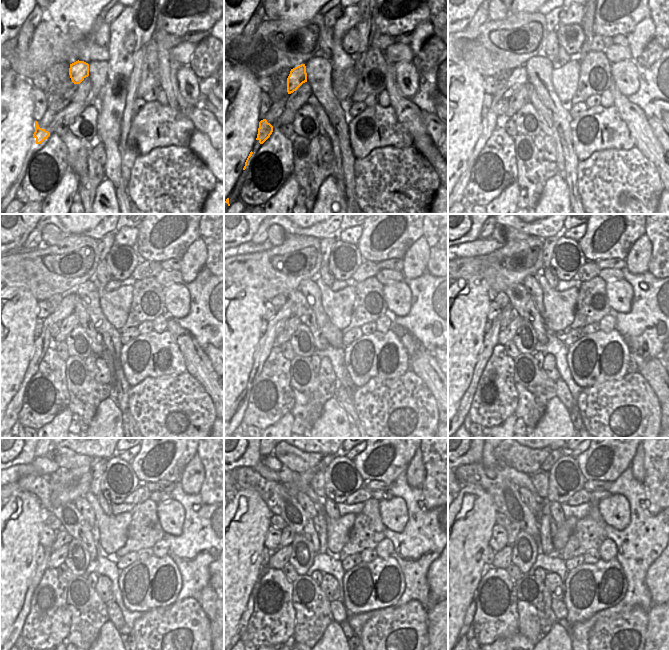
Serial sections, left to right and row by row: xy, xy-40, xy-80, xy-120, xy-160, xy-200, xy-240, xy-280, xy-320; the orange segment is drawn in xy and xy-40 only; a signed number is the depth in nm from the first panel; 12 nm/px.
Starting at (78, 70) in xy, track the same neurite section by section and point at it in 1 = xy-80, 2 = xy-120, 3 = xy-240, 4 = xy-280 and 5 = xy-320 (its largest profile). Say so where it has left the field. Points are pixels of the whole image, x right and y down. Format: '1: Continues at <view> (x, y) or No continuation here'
1: Continues at xy-80 (519, 78)
2: Continues at xy-120 (66, 308)
3: Continues at xy-240 (42, 567)
4: Continues at xy-280 (244, 620)
5: Continues at xy-320 (470, 612)

